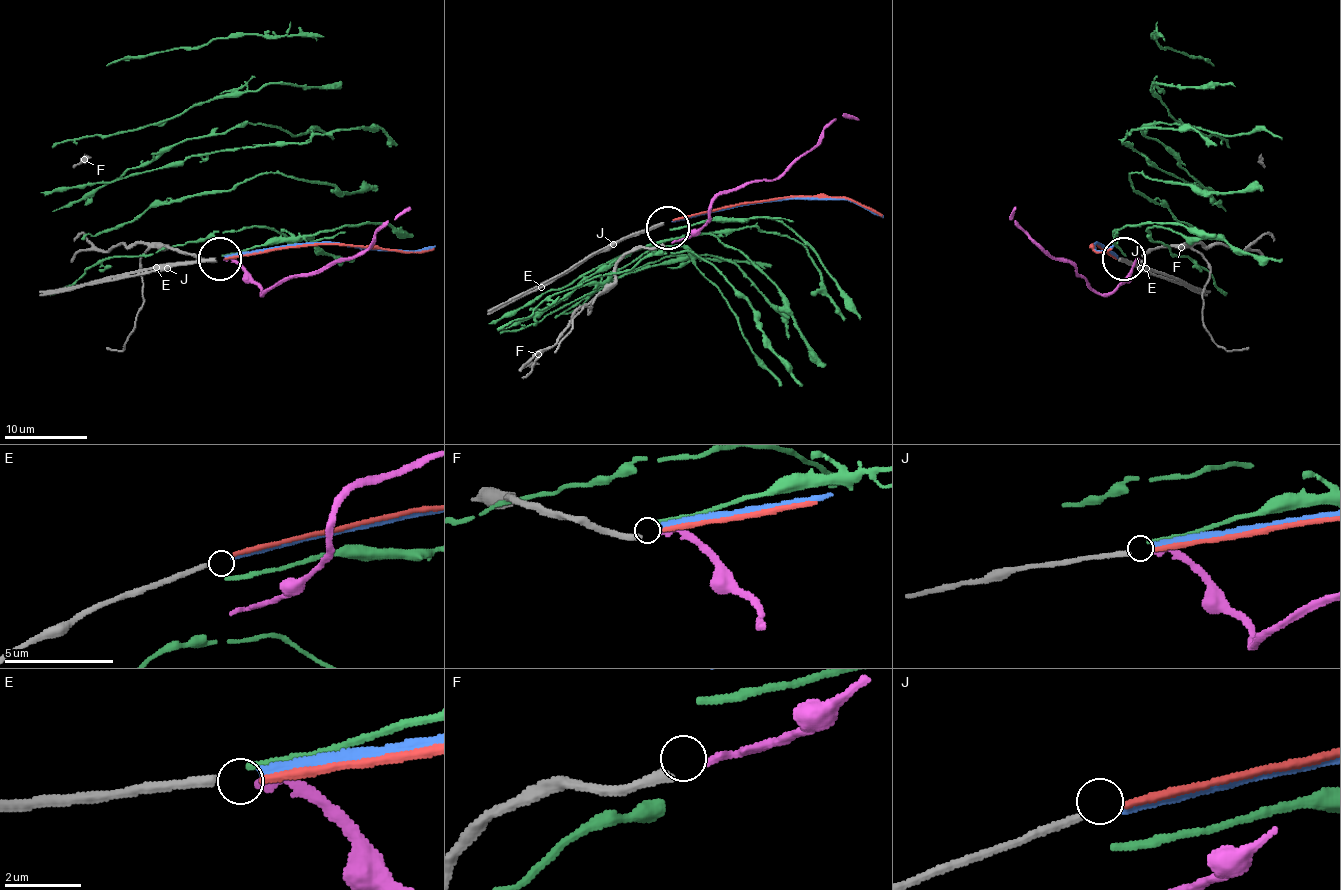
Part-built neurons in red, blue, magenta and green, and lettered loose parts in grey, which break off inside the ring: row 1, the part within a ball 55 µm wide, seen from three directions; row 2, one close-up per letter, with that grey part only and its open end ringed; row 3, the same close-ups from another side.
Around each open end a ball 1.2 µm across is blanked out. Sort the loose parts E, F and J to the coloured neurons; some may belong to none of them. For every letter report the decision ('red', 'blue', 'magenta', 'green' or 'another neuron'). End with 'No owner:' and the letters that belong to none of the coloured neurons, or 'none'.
E: blue
F: magenta
J: red
No owner: none

